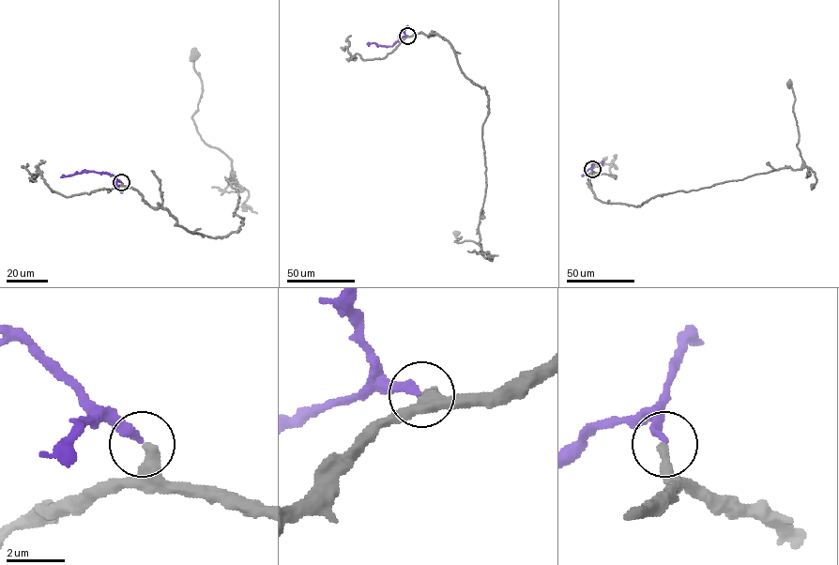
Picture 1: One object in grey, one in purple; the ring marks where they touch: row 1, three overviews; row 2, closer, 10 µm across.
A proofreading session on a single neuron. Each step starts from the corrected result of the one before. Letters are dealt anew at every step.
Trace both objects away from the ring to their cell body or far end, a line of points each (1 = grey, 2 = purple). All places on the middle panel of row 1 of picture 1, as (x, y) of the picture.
1: (407, 36), (445, 38), (463, 73), (488, 97), (480, 247), (455, 242), (461, 236), (455, 232)
2: (407, 36), (391, 46), (367, 44)

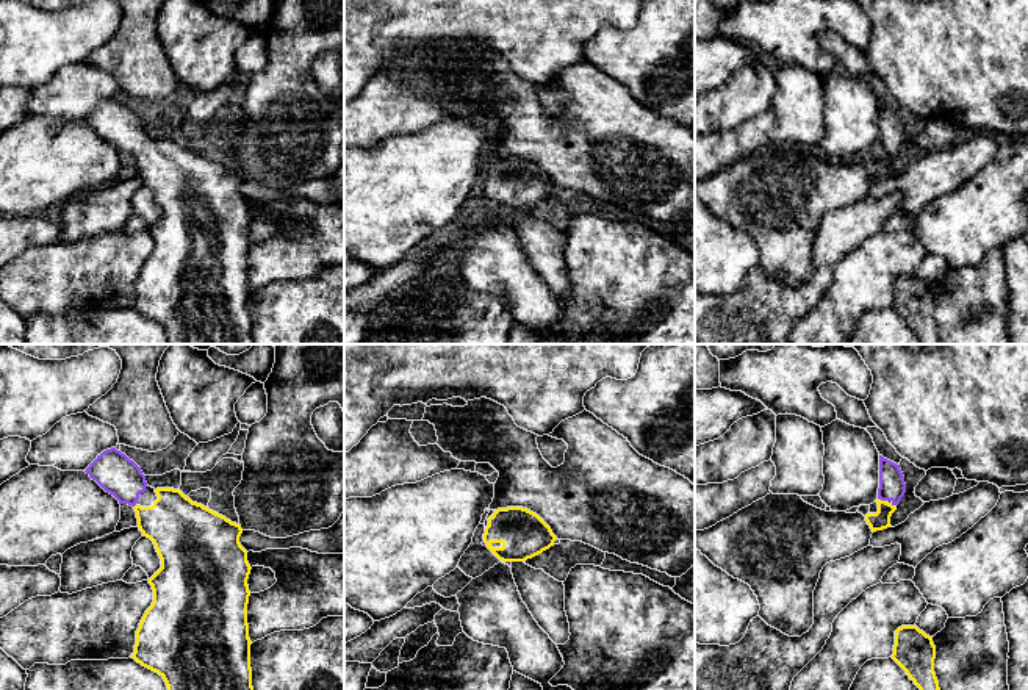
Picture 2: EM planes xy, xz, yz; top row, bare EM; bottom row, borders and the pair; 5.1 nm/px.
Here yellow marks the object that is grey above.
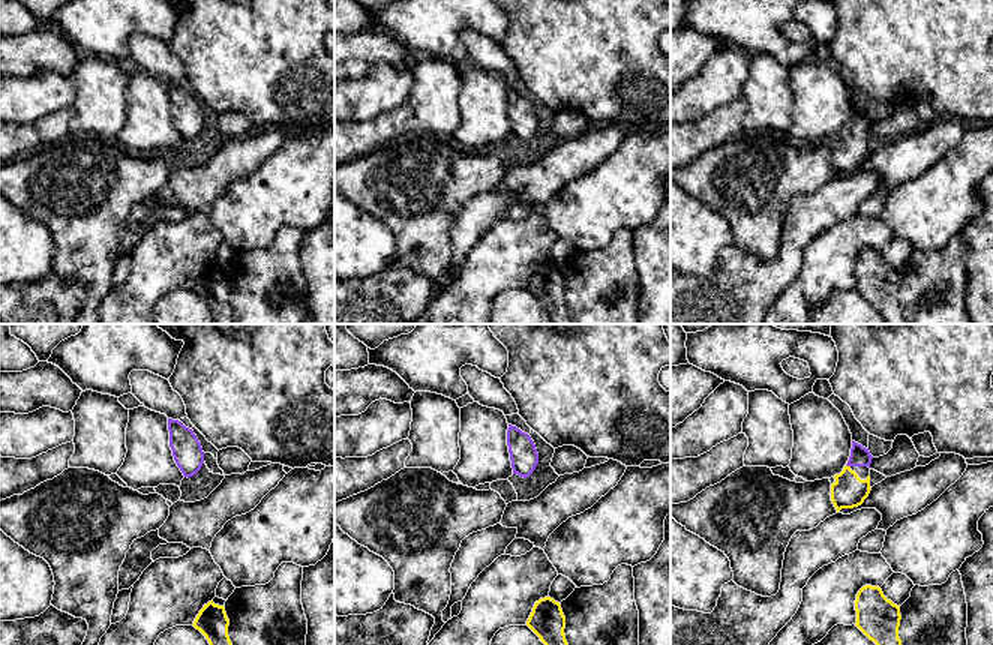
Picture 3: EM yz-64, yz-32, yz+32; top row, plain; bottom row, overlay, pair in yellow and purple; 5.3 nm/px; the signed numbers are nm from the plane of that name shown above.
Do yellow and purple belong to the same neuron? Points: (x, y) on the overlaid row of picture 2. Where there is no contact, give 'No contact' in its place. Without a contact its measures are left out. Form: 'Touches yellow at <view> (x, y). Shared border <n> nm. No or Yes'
Touches yellow at yz (880, 499). Shared border 40 nm. Yes

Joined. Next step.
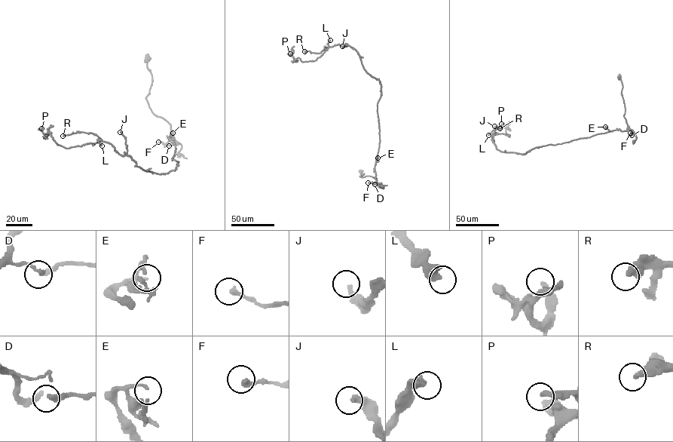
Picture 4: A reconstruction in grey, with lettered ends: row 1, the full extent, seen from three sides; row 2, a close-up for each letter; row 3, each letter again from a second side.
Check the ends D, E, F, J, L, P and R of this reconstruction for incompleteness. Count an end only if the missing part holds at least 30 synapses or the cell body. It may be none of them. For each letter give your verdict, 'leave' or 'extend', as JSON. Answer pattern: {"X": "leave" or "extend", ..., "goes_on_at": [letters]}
{"D": "leave", "E": "leave", "F": "leave", "J": "leave", "L": "leave", "P": "leave", "R": "leave", "goes_on_at": []}

